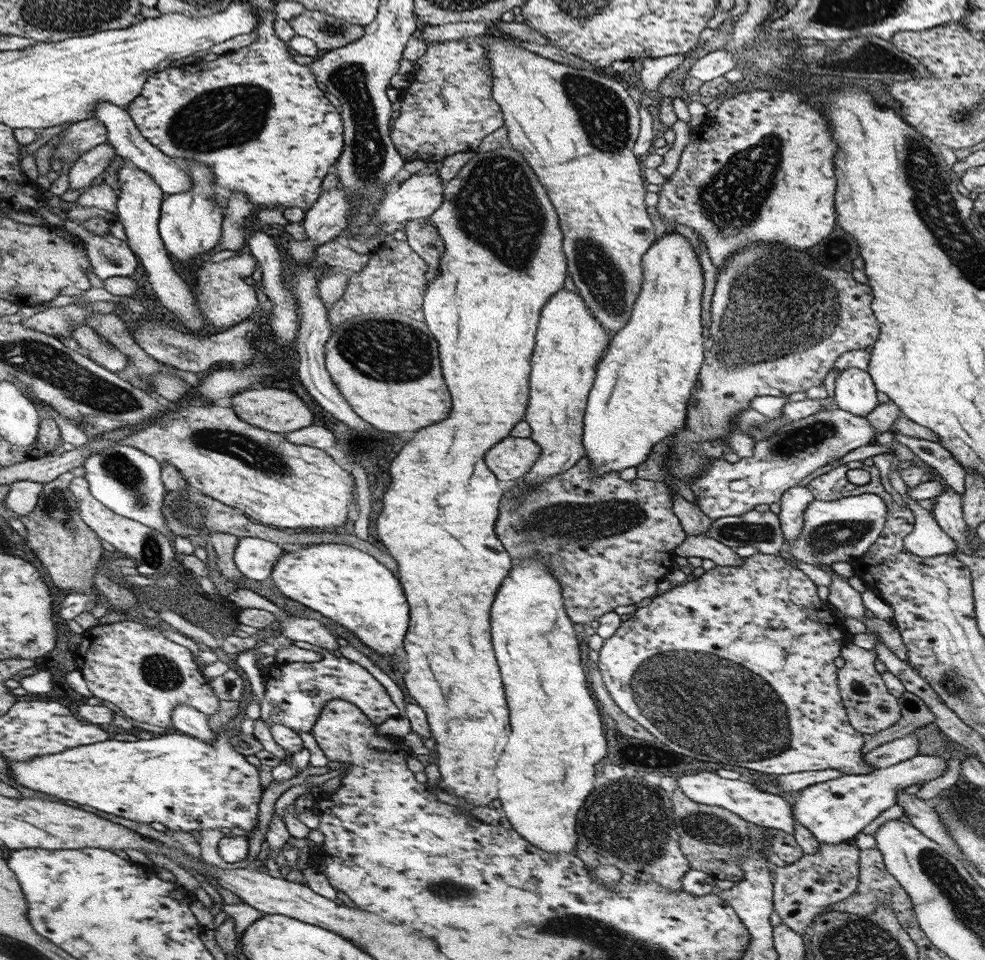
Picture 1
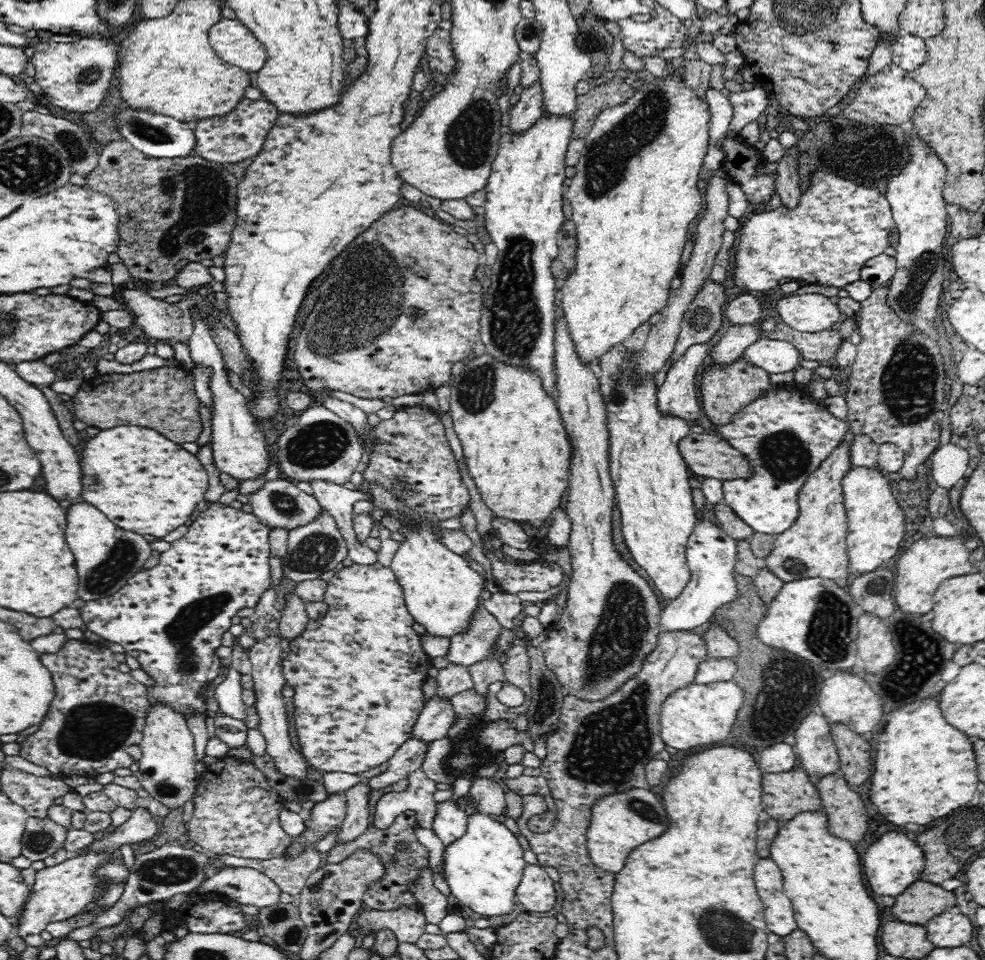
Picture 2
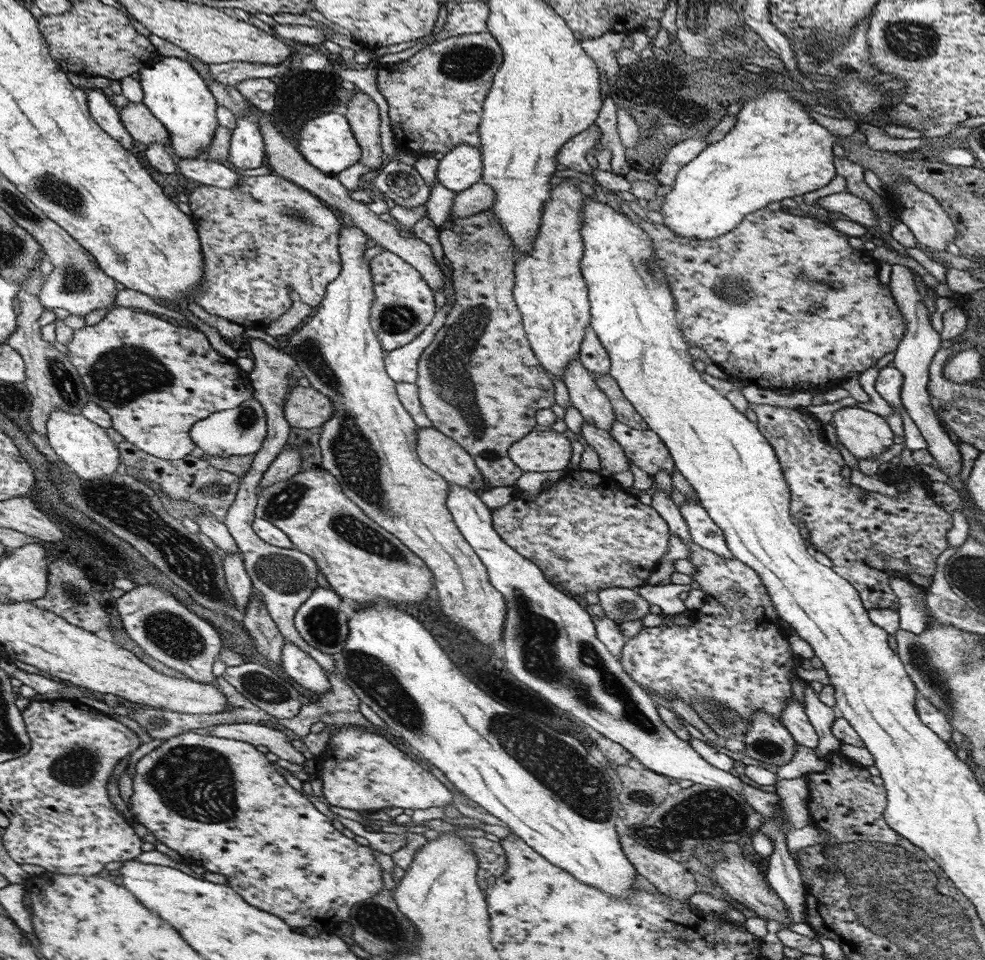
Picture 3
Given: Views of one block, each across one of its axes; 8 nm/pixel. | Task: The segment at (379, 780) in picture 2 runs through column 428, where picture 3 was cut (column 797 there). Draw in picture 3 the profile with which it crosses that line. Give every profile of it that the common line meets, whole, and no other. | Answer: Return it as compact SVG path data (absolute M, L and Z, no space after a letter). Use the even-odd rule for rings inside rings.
M756 711L744 736L744 753L754 760L766 762L771 768L780 768L794 758L798 743L781 723L764 711Z

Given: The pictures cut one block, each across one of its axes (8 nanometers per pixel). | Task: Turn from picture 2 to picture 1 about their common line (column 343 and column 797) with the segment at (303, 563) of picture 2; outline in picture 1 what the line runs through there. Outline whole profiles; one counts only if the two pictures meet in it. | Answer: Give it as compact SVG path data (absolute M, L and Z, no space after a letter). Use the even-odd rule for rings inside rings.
M860 494L858 496L847 496L838 500L816 500L814 499L808 504L803 514L803 528L800 535L794 539L794 543L790 543L790 546L784 546L788 554L794 558L794 560L800 560L800 562L806 562L812 564L812 566L830 566L834 562L848 562L852 558L859 558L866 554L866 550L878 540L882 533L883 524L886 522L886 501L880 498L876 494Z

